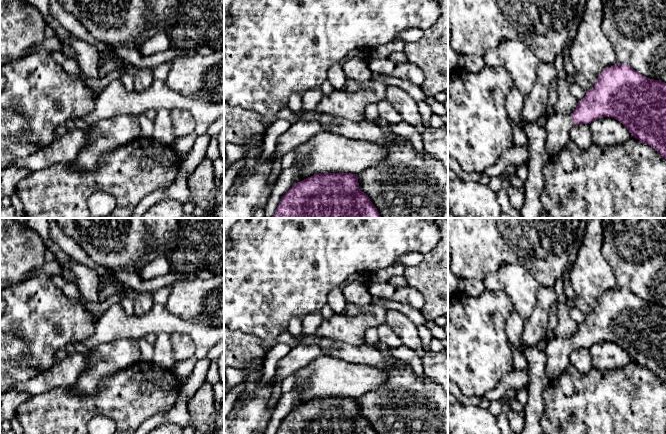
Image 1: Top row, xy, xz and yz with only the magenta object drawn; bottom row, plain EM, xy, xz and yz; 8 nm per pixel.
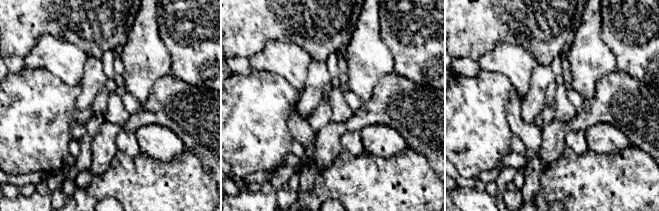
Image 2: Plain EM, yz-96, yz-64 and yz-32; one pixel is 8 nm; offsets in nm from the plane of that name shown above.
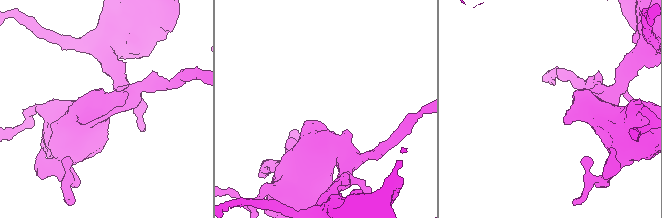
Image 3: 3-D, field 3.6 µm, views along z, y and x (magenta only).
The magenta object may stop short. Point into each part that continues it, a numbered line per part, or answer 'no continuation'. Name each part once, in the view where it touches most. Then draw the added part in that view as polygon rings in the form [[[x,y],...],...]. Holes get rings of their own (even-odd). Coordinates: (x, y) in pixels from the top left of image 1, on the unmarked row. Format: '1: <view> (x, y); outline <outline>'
1: yz (558, 350); outline [[[555,337],[547,342],[546,375],[549,381],[557,379],[570,366],[570,354],[574,351],[571,339]]]

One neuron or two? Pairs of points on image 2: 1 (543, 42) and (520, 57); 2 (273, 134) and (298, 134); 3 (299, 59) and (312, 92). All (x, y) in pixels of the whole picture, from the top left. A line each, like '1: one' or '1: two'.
1: two
2: two
3: two

